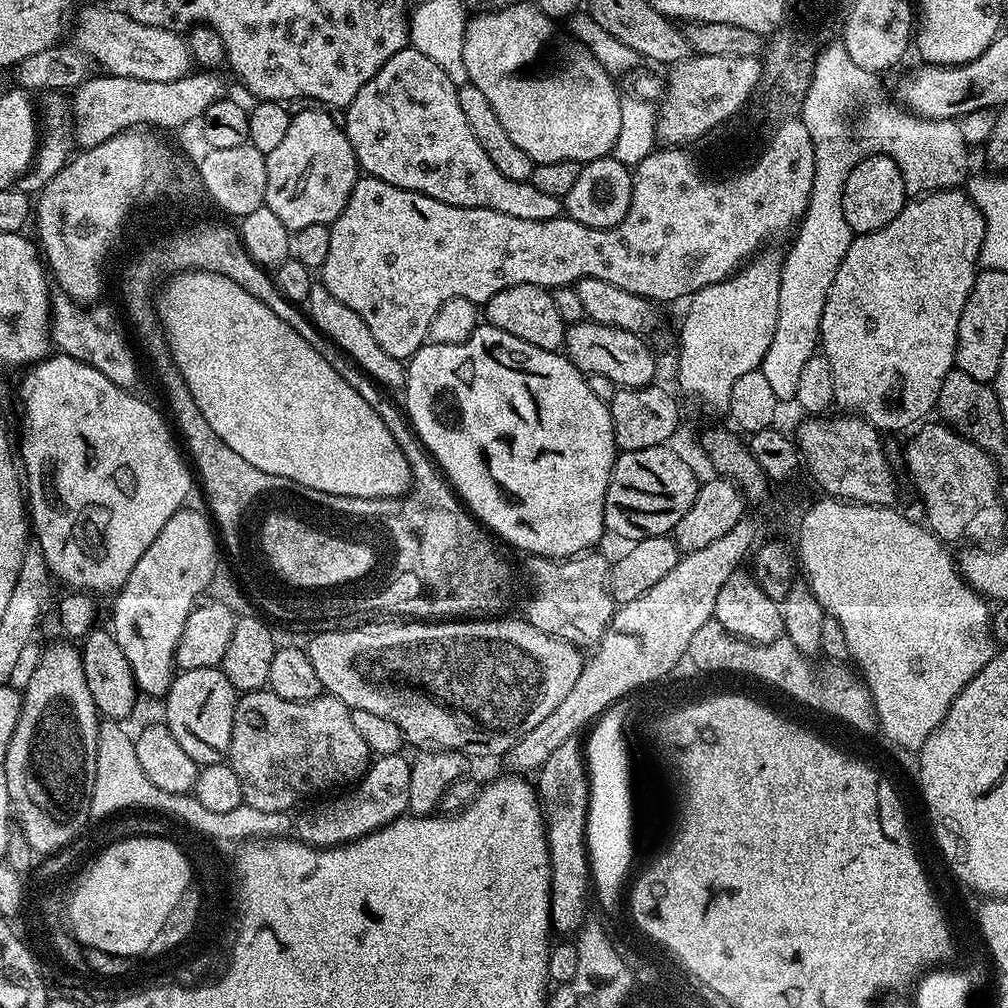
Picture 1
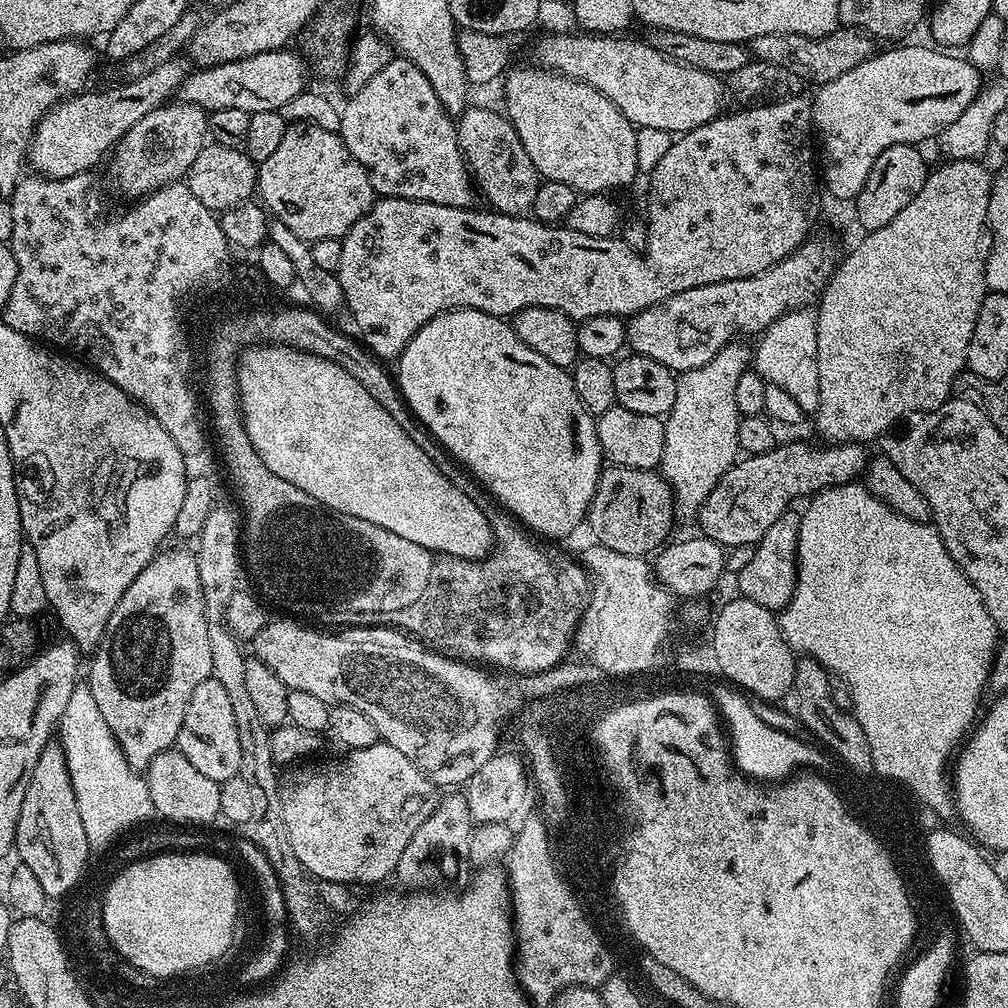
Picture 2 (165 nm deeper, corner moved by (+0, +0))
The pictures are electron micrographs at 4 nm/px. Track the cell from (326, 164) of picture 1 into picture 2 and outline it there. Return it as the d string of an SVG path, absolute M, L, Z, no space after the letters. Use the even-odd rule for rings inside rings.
M289 123L274 154L259 161L258 196L275 219L309 242L322 238L340 240L374 203L370 178L346 150L344 141L337 133L309 123Z

